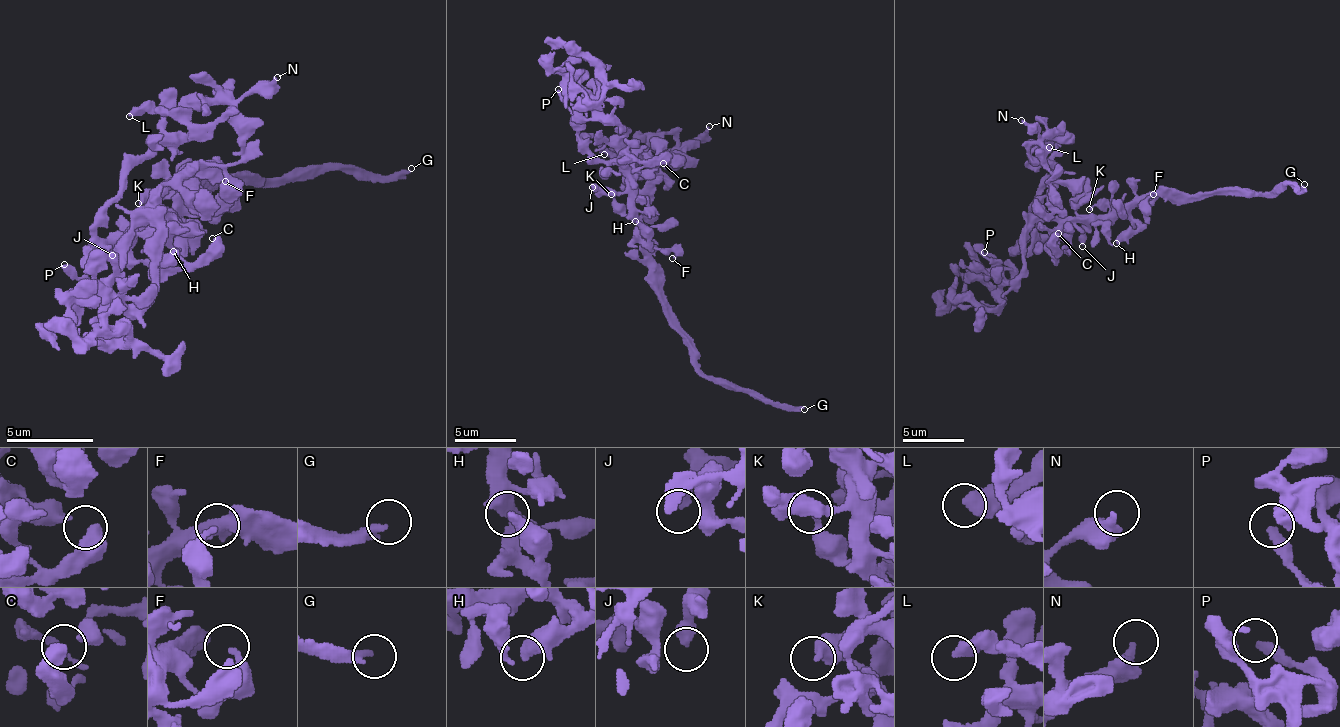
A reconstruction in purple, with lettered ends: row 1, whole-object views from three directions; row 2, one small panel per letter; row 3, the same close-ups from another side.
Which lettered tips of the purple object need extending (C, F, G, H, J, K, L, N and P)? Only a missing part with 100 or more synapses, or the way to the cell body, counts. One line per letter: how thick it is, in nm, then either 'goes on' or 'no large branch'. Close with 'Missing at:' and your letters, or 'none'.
C: 550 nm | no large branch
F: 200 nm | no large branch
G: 280 nm | goes on
H: 420 nm | no large branch
J: 300 nm | no large branch
K: 240 nm | no large branch
L: 440 nm | no large branch
N: 300 nm | no large branch
P: 340 nm | no large branch
Missing at: G

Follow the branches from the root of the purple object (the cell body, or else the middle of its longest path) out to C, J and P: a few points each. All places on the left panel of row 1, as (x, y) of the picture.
C: (173, 212), (173, 220), (164, 233), (190, 264), (199, 264), (216, 246), (212, 238)
J: (173, 212), (160, 225), (138, 225), (112, 255)
P: (173, 212), (142, 233), (99, 242), (82, 277), (64, 264)

